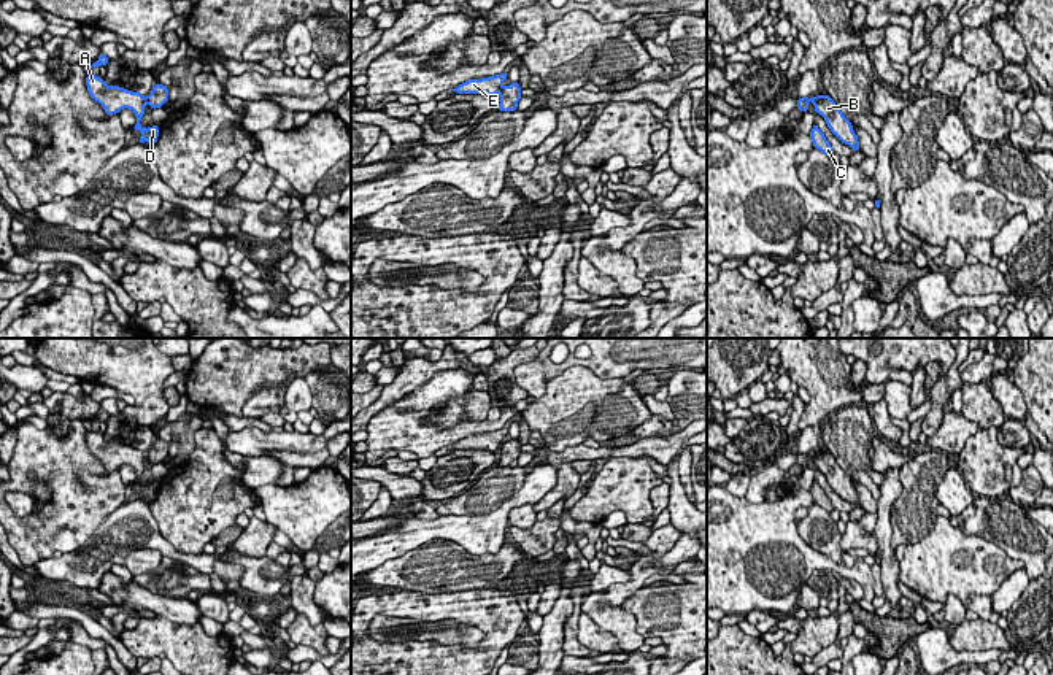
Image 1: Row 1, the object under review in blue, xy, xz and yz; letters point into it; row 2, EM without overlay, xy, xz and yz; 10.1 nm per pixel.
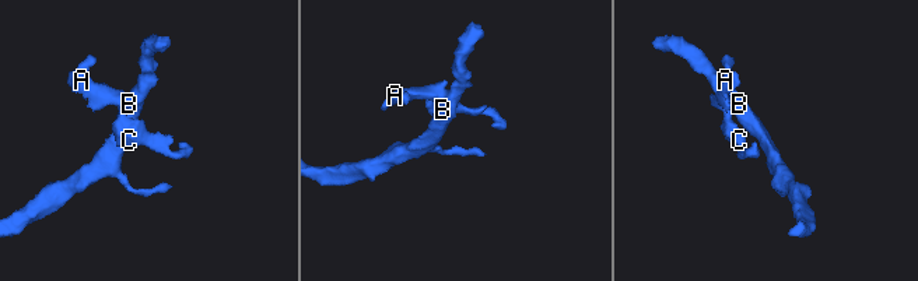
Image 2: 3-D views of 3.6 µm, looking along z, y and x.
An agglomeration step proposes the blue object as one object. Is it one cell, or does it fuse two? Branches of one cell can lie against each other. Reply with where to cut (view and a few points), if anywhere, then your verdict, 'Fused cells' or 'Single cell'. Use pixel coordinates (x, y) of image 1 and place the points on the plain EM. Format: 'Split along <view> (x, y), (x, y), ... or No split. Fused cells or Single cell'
Split along xy (145, 453), (146, 458). Fused cells

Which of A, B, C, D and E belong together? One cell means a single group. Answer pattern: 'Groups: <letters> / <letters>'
Groups: A C D E / B

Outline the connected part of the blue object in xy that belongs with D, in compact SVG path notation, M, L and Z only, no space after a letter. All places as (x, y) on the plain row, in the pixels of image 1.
M95 430L86 432L86 442L91 453L103 462L105 470L116 470L122 464L132 465L137 472L137 480L132 486L137 484L141 488L138 500L143 497L156 500L159 492L159 481L152 481L149 484L140 481L140 476L145 470L146 453L143 453L140 448L132 448L119 442L106 442L103 434Z

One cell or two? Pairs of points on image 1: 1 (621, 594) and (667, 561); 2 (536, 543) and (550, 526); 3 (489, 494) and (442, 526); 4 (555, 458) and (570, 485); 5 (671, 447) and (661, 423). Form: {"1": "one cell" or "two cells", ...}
{"1": "one cell", "2": "one cell", "3": "two cells", "4": "two cells", "5": "two cells"}

